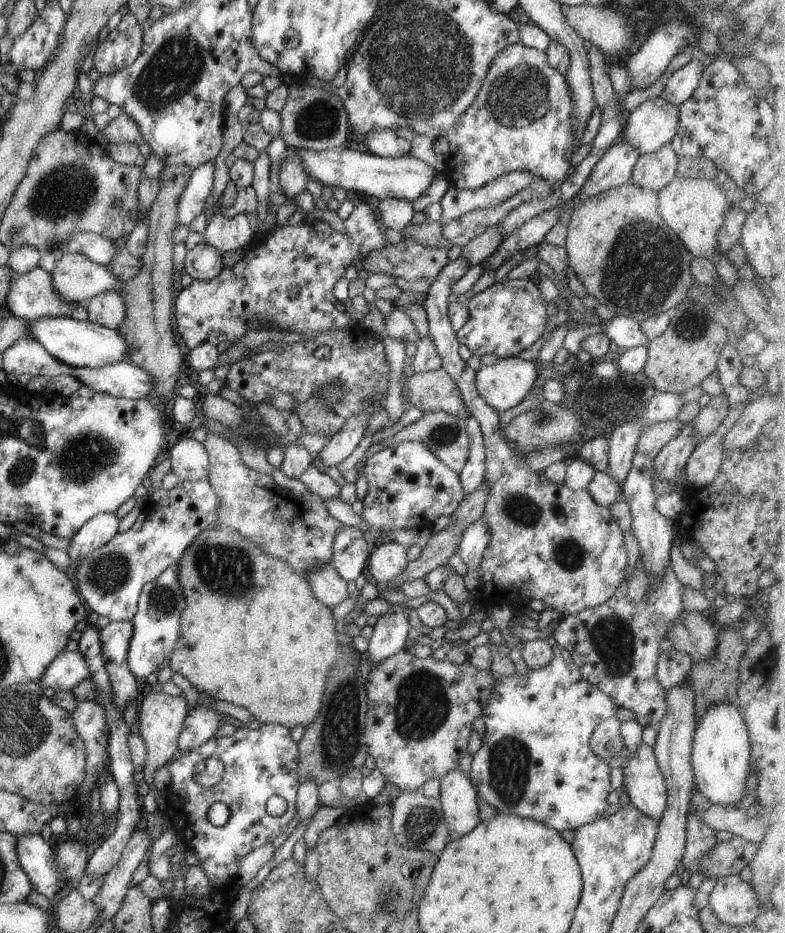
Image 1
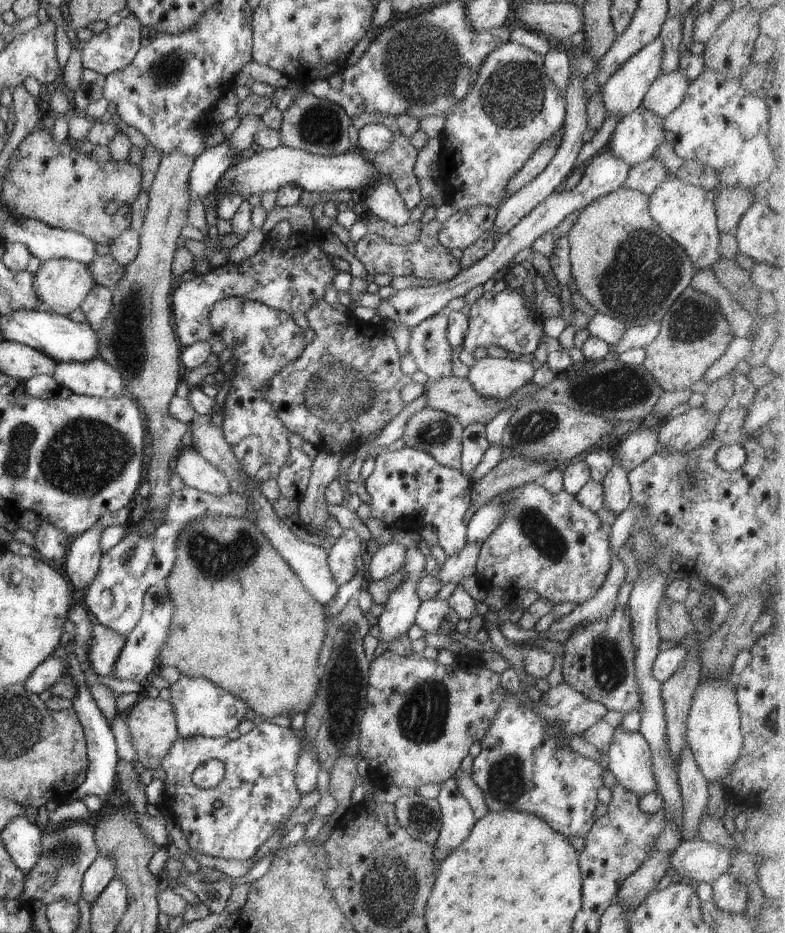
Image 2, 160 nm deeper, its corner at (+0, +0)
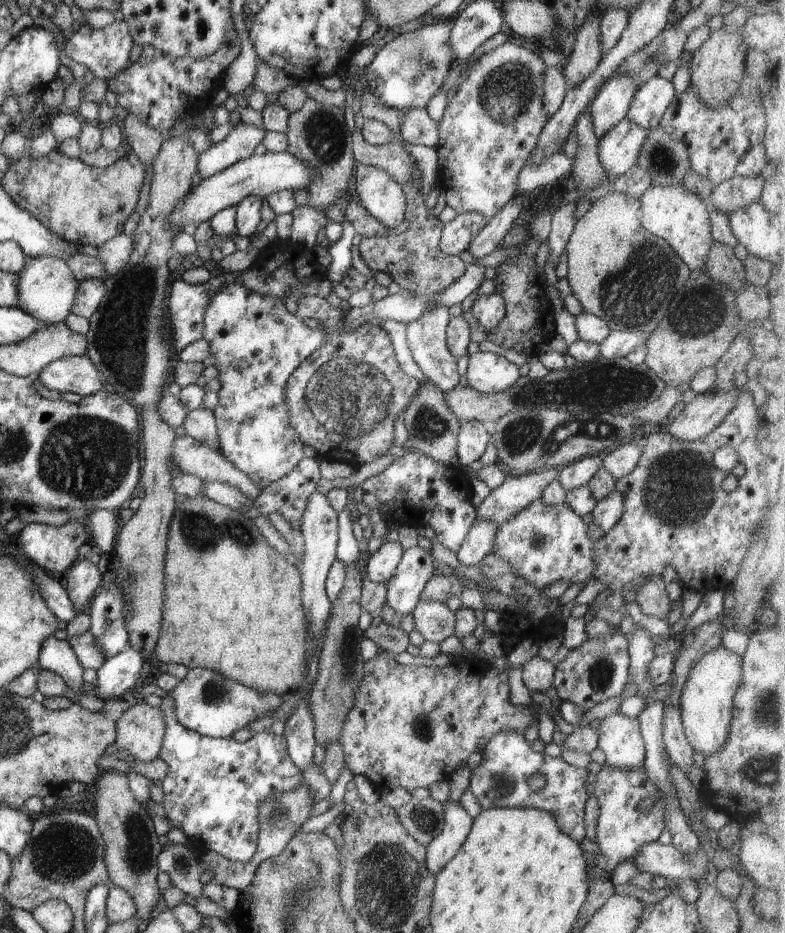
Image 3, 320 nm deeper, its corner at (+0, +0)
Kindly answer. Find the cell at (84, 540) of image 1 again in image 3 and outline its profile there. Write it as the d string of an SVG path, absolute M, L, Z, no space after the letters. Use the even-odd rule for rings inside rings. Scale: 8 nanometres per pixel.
M78 558L66 574L66 592L79 613L88 611L92 599L102 588L106 578L90 560Z

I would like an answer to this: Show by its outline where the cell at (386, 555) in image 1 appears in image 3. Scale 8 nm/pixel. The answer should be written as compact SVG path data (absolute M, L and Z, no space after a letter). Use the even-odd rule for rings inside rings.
M384 543L380 549L370 554L366 564L366 578L385 585L394 576L402 555L403 548L400 543Z

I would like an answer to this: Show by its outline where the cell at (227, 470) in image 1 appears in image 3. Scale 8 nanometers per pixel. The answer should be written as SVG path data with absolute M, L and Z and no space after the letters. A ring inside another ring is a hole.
M204 406L189 411L181 426L186 435L201 440L201 443L207 444L211 449L219 450L217 424L213 411L205 409Z

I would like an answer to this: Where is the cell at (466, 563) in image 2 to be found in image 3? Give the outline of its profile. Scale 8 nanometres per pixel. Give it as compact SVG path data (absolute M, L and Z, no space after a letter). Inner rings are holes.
M476 519L468 529L464 542L460 545L456 556L466 566L476 566L495 545L495 536L499 525L491 520Z

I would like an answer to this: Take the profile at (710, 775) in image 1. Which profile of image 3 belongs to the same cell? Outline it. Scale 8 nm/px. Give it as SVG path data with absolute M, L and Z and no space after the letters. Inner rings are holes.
M722 644L696 660L688 673L679 700L681 721L688 742L706 757L726 744L732 720L733 698L741 680L741 656Z

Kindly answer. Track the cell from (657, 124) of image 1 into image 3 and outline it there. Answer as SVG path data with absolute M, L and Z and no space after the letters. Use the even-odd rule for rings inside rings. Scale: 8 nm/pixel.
M624 118L599 138L599 161L611 180L637 164L640 147L646 137L647 129Z

